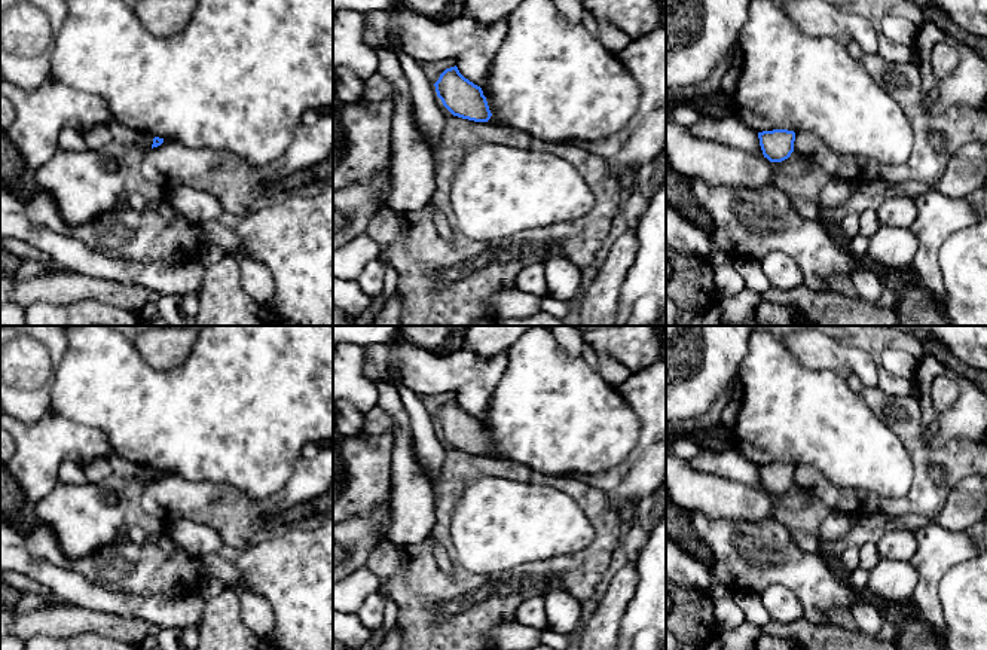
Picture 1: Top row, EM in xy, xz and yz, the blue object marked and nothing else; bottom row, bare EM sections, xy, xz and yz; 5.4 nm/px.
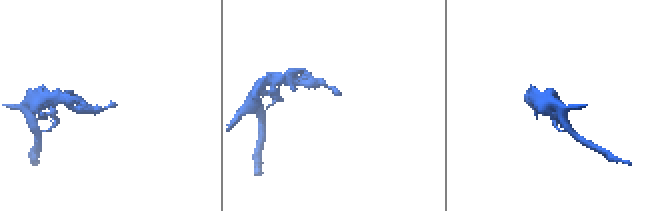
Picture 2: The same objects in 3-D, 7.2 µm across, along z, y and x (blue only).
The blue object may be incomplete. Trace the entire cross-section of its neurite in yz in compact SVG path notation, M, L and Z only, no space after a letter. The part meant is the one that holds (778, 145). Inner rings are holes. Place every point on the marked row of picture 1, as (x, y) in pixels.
M773 129L758 132L764 158L770 162L782 162L794 152L795 132L788 129Z

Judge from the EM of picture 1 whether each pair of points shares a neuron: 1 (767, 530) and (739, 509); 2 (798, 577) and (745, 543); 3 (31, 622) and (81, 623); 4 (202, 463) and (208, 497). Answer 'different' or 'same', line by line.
1: different
2: same
3: same
4: different

